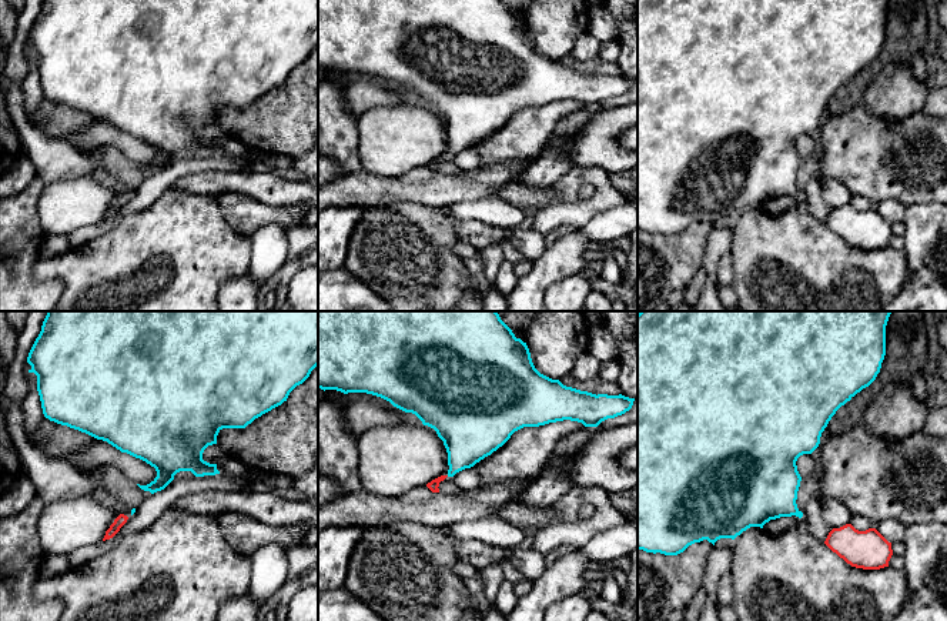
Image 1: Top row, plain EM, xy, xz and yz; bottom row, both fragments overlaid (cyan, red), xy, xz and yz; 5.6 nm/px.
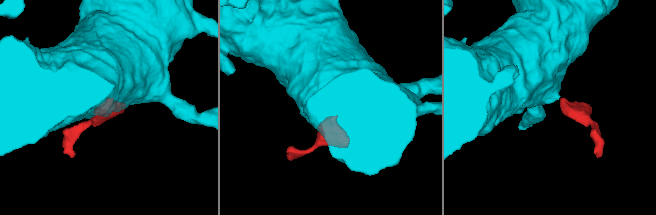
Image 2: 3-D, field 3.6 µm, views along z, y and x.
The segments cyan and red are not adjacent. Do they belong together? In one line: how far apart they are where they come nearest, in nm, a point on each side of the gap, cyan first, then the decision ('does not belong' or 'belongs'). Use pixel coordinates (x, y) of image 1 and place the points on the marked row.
0 nm | belongs

